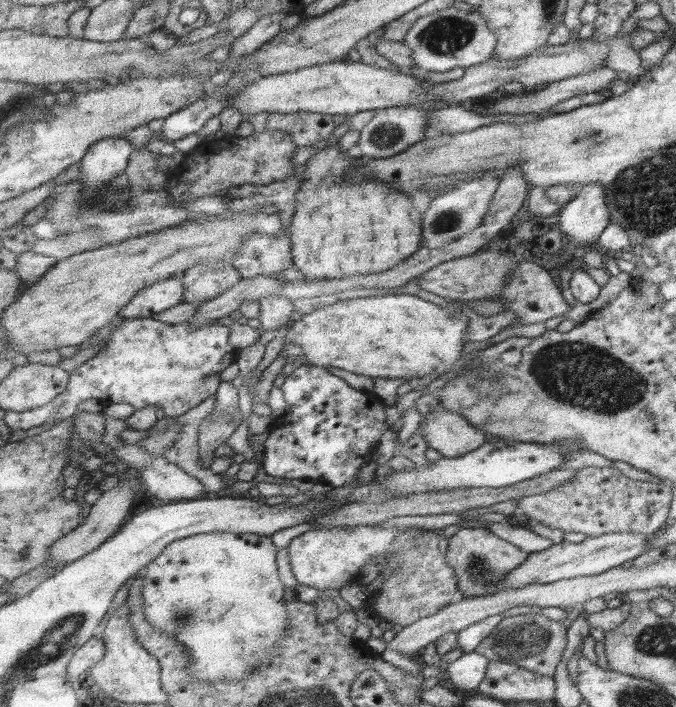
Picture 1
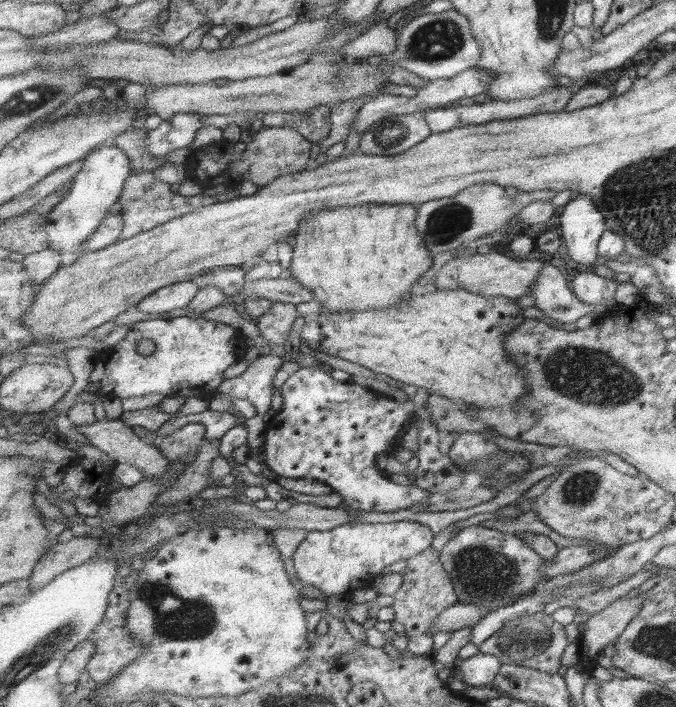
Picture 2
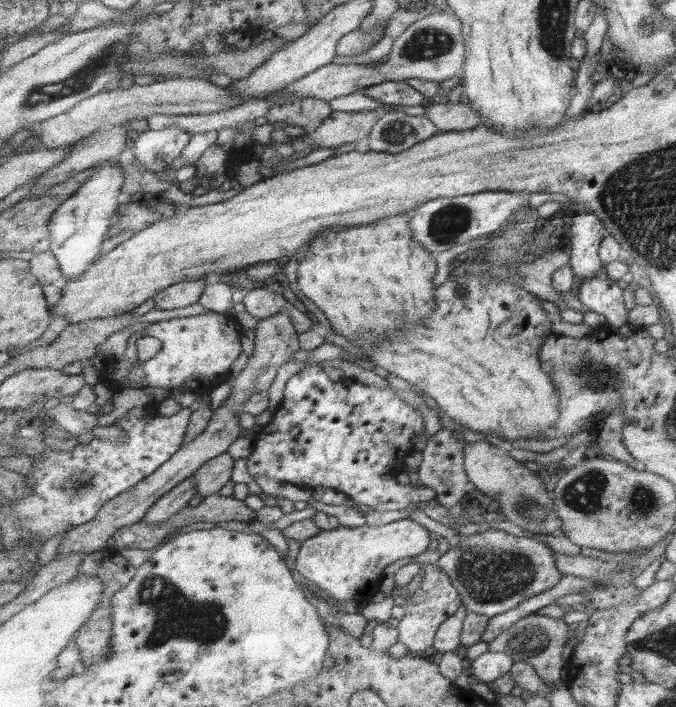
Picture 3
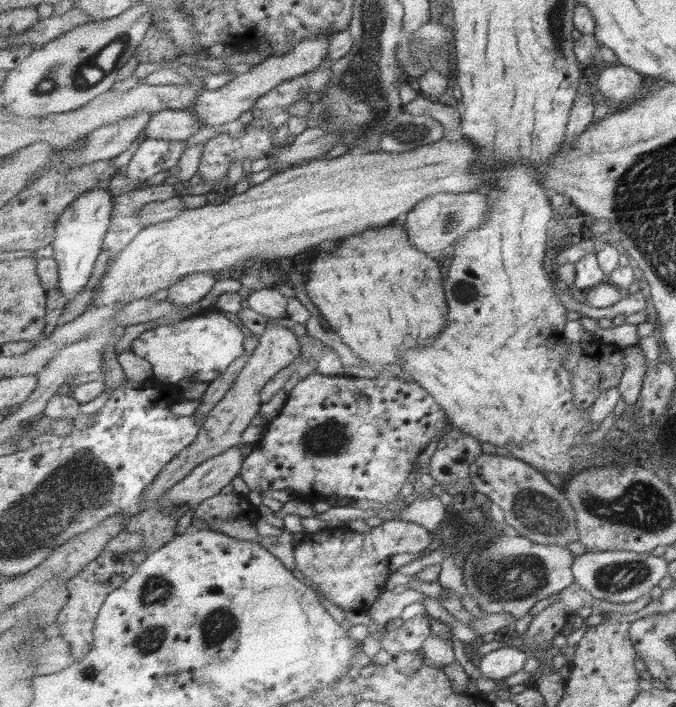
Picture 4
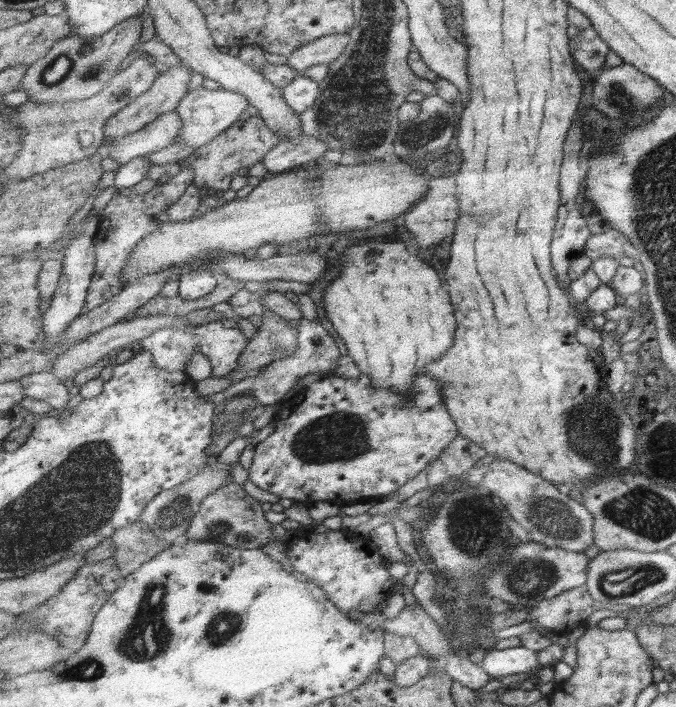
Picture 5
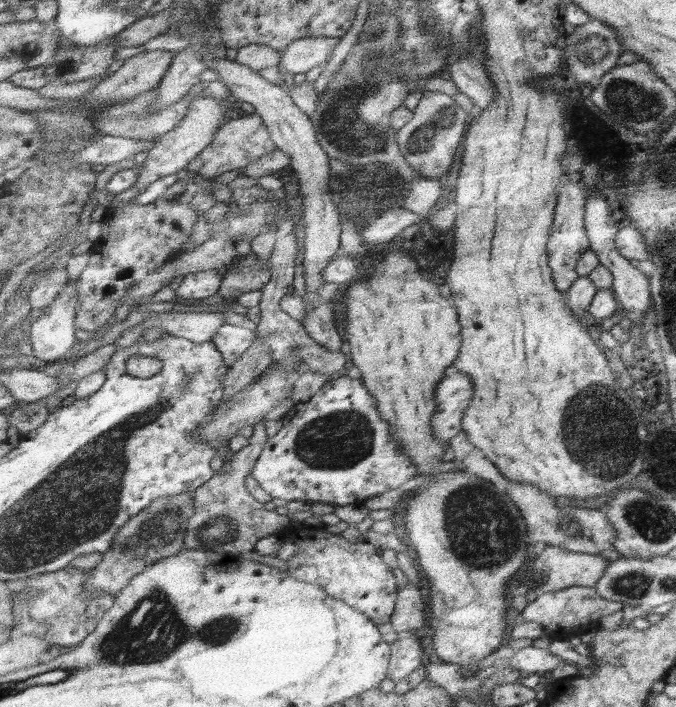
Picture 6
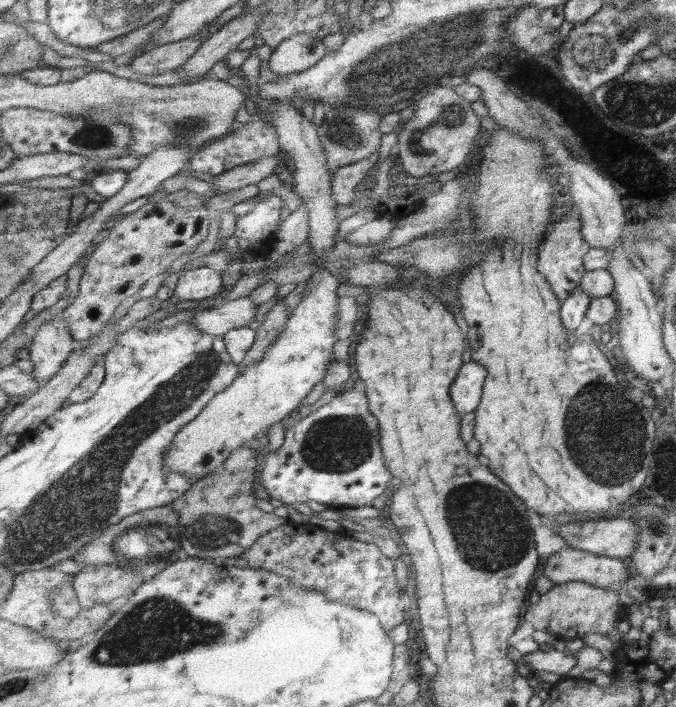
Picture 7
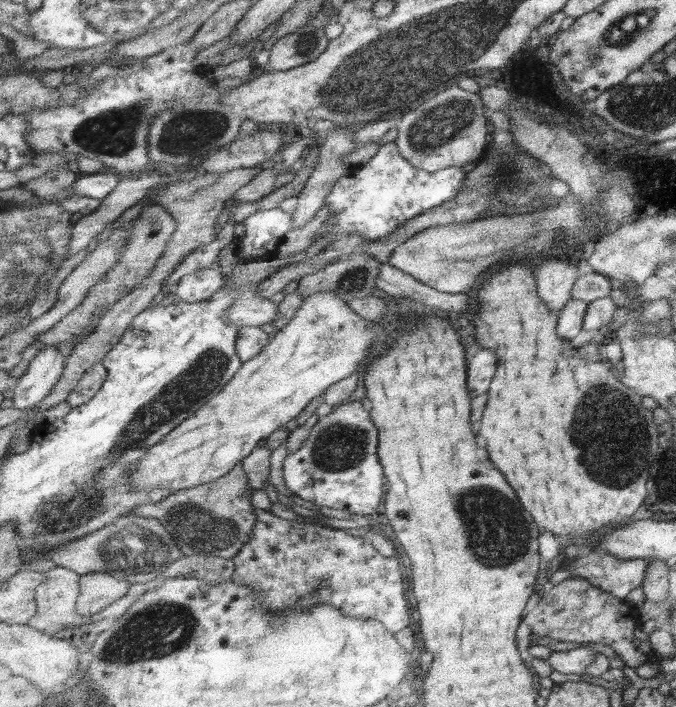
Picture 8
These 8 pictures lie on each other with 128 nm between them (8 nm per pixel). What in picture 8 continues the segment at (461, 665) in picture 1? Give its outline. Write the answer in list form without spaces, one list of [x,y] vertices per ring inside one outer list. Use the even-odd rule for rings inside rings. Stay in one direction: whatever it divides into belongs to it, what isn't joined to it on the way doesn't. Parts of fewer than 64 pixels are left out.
[[[584,646],[570,649],[568,651],[555,651],[547,661],[553,668],[565,674],[585,674],[587,668],[597,660],[595,650]]]

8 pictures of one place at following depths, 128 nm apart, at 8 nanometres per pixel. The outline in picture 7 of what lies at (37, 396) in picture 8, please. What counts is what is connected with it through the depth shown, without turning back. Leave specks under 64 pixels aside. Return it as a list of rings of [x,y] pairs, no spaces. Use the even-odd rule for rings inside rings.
[[[57,314],[51,322],[41,324],[37,336],[28,347],[34,368],[33,378],[44,385],[63,368],[69,355],[77,348],[63,314]]]

